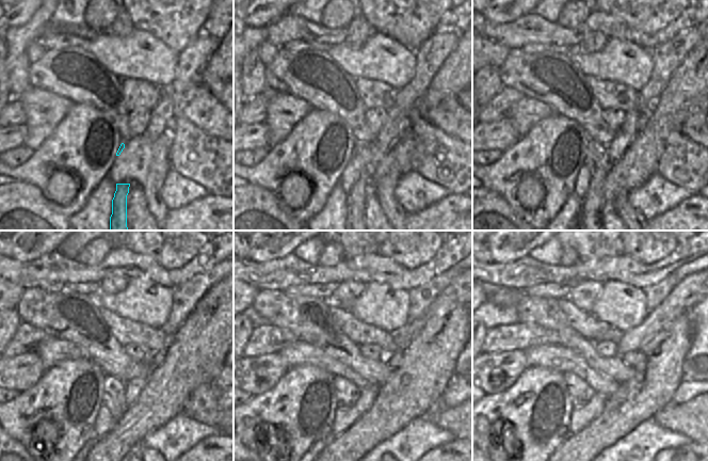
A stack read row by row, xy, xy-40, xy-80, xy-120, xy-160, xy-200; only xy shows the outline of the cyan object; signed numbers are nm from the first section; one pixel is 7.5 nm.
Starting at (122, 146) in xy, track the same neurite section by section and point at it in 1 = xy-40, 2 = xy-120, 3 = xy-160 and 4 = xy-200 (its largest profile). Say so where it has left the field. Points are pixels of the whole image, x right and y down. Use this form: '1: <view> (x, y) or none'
1: xy-40 (358, 147)
2: xy-120 (113, 398)
3: xy-160 (347, 394)
4: xy-200 (580, 392)

